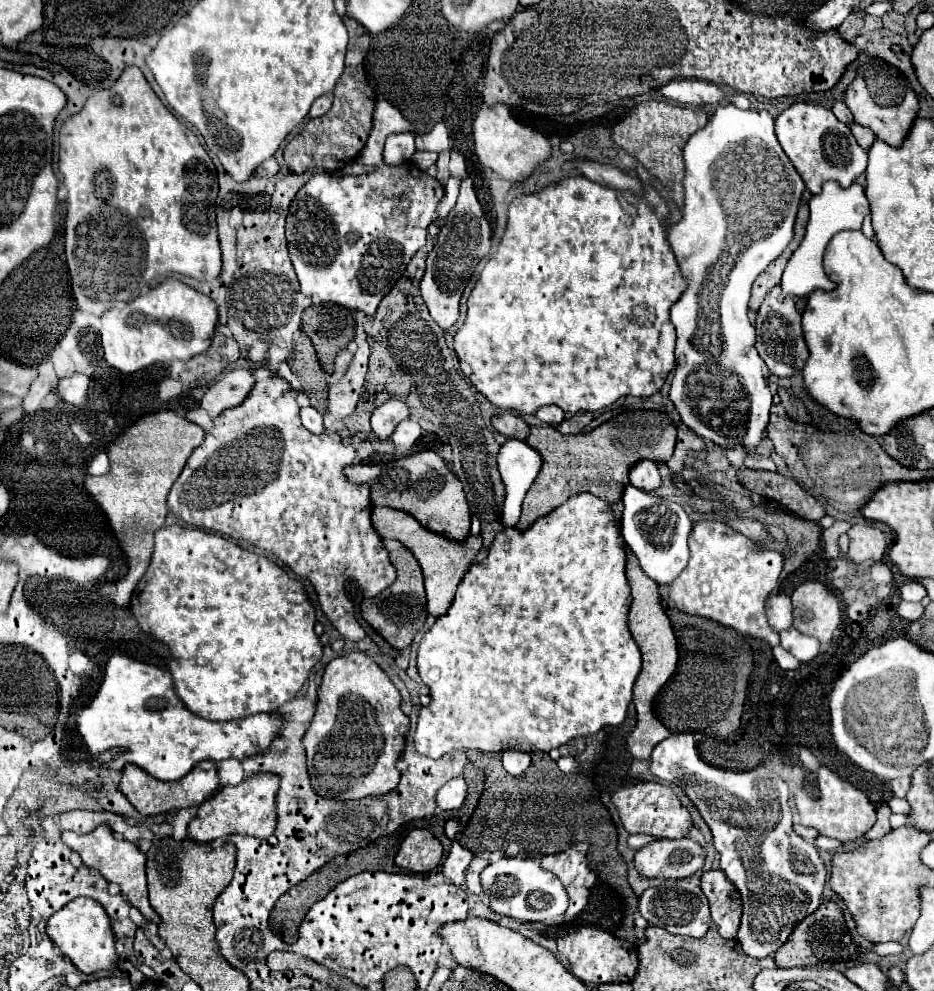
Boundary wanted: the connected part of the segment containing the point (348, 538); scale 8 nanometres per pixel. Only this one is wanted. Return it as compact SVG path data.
M269 376L265 380L259 380L255 382L251 394L247 396L247 400L237 406L237 408L231 408L231 410L225 410L219 418L213 420L213 430L209 430L205 434L205 440L201 446L197 446L193 450L193 454L189 456L183 472L179 474L179 478L175 480L171 492L169 492L169 510L185 520L187 524L193 524L193 526L199 526L199 528L207 528L207 530L213 530L213 532L221 532L221 534L227 534L231 538L241 538L249 544L253 544L255 548L259 550L265 550L273 556L277 556L281 562L285 562L297 576L305 578L311 582L313 590L317 592L317 600L319 600L319 606L323 610L323 614L327 616L327 620L331 622L331 626L345 638L345 640L361 640L365 638L365 630L359 626L359 622L355 620L355 600L351 598L351 582L355 582L355 586L361 590L361 596L363 598L373 598L377 596L381 590L389 588L389 584L393 584L393 580L397 578L397 570L393 568L391 560L389 560L389 552L385 550L383 546L383 540L381 536L377 534L377 530L373 528L371 524L371 510L373 510L373 502L371 502L371 488L367 484L353 484L345 474L343 474L343 466L351 466L353 460L355 460L355 454L357 450L349 444L343 444L339 434L311 434L303 424L301 424L301 418L299 418L299 406L297 406L297 392L291 388L291 384L283 378L277 378L277 376Z

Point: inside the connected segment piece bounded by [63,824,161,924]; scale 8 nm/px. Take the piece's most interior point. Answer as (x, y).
(119, 861)

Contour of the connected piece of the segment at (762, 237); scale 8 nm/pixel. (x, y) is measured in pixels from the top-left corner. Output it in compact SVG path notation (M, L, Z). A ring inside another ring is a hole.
M719 104L713 112L713 116L709 118L707 126L697 130L685 144L683 148L683 156L685 156L685 206L683 206L683 218L679 224L669 226L669 242L671 248L675 252L675 258L681 266L683 276L689 280L689 288L685 290L685 294L681 296L681 300L677 300L671 308L671 322L677 330L677 348L675 348L675 358L677 358L677 368L675 368L675 376L671 382L671 390L669 390L669 398L675 404L681 420L685 422L685 426L689 426L697 436L711 440L723 448L735 448L735 446L745 446L745 448L753 448L761 442L765 426L769 422L769 408L771 408L771 392L767 386L767 378L769 378L769 370L765 366L765 362L759 358L757 350L755 350L755 328L751 326L749 318L747 318L747 304L749 304L749 296L751 296L751 286L755 282L755 278L767 268L767 264L771 264L791 242L793 238L793 224L795 224L795 216L797 216L797 208L799 208L799 200L801 194L805 190L805 184L801 180L801 176L797 174L797 170L793 168L791 160L787 158L787 154L783 152L777 136L775 136L775 120L767 110L741 110L733 104Z

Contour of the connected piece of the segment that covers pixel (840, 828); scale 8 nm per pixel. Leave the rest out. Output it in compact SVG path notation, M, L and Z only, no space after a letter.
M825 766L817 770L817 788L819 788L819 796L811 796L807 792L797 792L793 796L797 814L801 818L799 822L803 826L817 828L821 836L837 838L841 842L851 842L861 838L875 824L875 806L871 804L871 800L851 782L839 778L835 772L831 772Z

